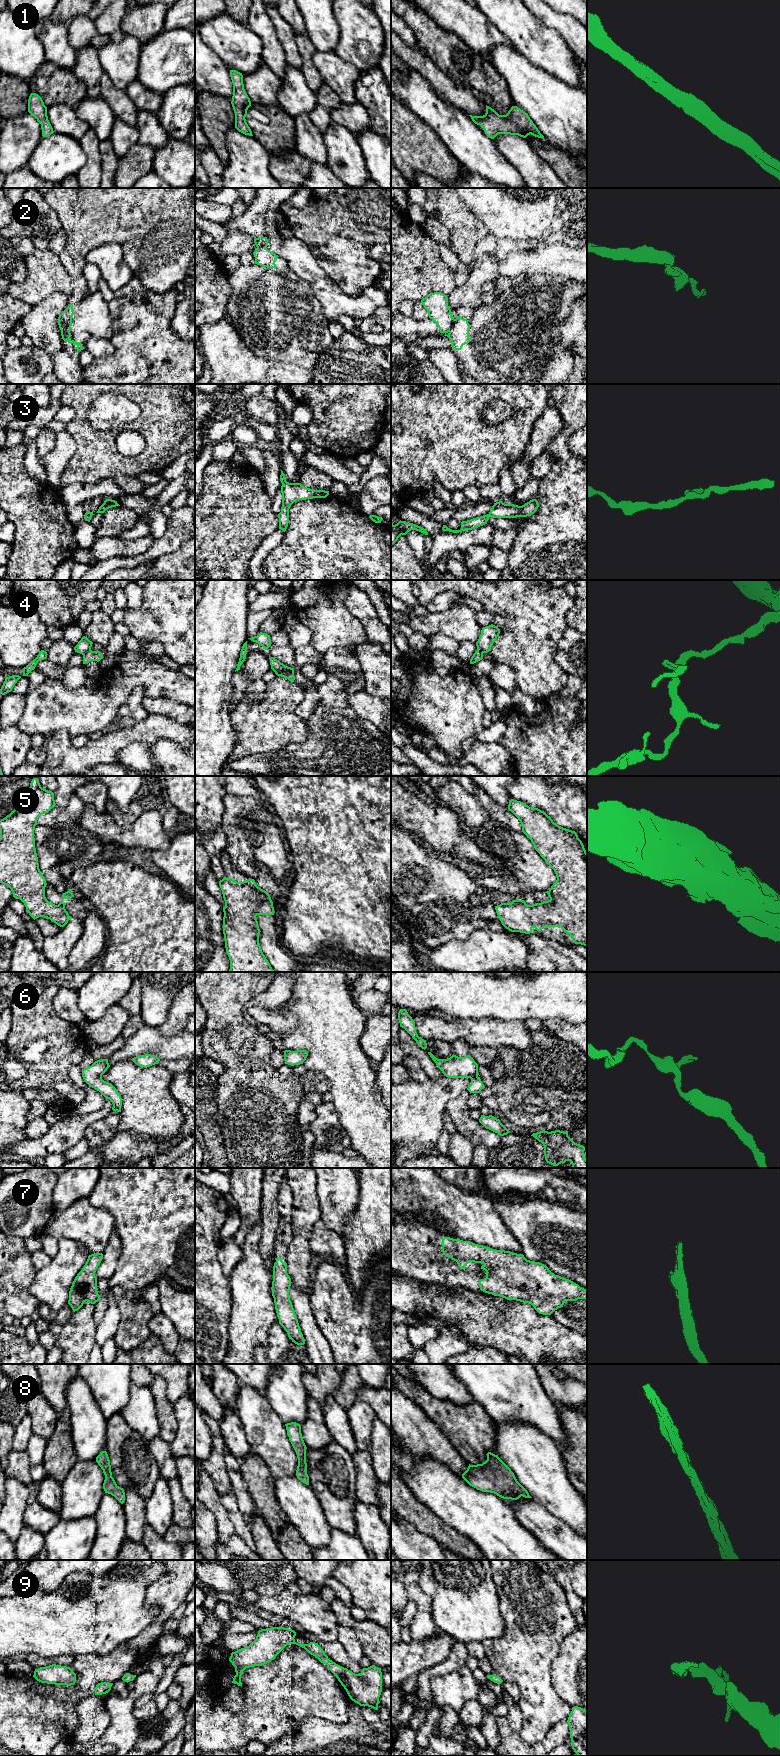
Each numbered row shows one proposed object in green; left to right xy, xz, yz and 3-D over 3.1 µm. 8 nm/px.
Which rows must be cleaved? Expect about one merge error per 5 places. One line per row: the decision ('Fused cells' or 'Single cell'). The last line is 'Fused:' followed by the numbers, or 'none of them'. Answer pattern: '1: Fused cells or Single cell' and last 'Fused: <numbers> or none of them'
1: Single cell
2: Fused cells
3: Single cell
4: Fused cells
5: Fused cells
6: Single cell
7: Single cell
8: Single cell
9: Single cell
Fused: 2, 4, 5

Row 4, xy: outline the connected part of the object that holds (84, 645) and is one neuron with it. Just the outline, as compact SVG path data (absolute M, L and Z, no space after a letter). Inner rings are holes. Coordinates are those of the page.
M83 636L81 640L78 642L78 644L74 647L74 650L75 652L83 655L91 650L92 644L93 644L92 641Z

